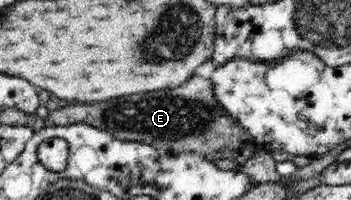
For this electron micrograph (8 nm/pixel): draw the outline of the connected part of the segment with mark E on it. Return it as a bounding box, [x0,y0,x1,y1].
[45,75,265,170]

